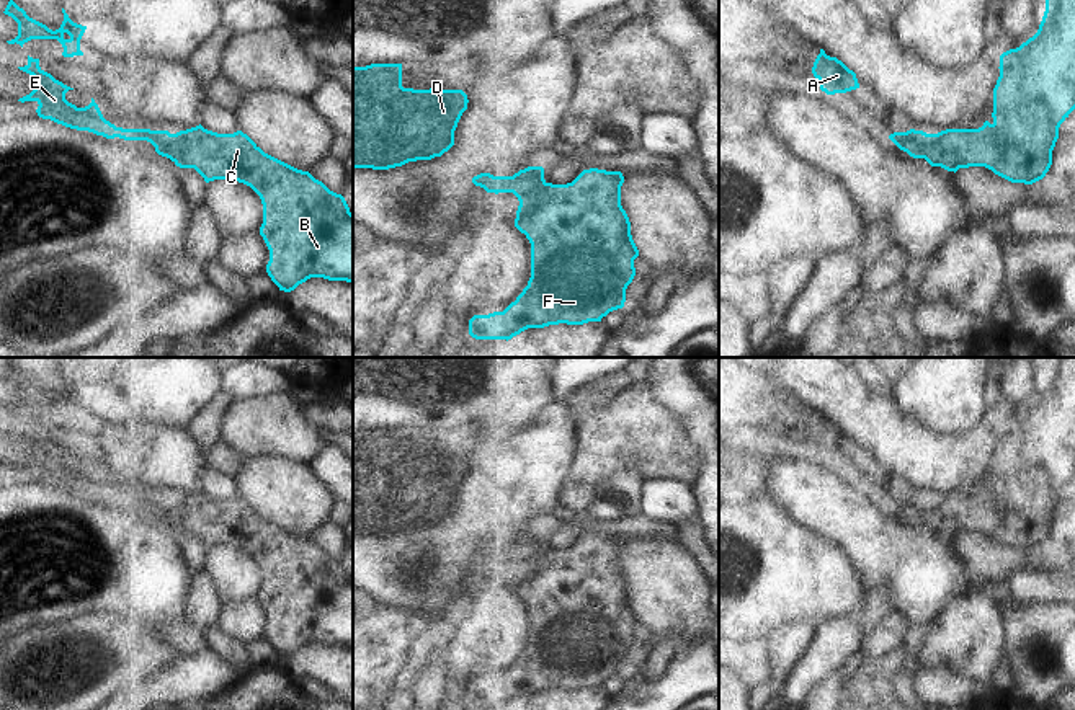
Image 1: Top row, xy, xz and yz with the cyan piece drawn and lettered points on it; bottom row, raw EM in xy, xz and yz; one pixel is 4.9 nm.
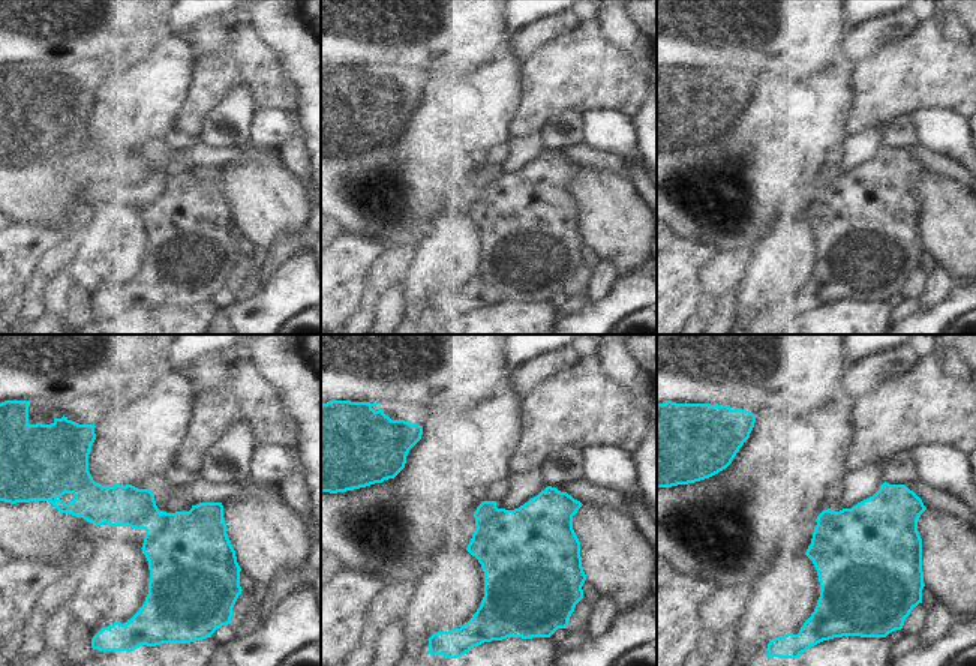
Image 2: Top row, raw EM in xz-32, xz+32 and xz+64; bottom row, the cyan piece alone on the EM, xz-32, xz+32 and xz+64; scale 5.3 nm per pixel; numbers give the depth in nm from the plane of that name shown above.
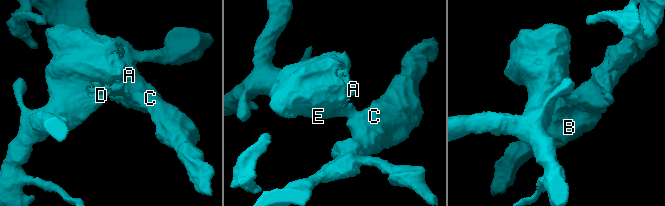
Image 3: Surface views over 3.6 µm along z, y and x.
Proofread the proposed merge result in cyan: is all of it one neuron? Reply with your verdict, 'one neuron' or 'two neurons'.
two neurons

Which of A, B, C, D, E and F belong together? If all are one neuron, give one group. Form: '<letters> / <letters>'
A D E / B C F

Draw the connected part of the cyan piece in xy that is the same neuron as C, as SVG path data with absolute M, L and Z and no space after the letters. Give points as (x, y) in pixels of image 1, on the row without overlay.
M201 490L172 499L167 524L180 534L194 534L206 548L235 545L261 565L260 601L268 615L266 638L279 656L291 658L310 643L353 650L353 579L341 560L330 557L309 537L297 535L265 519L247 499L217 499Z

